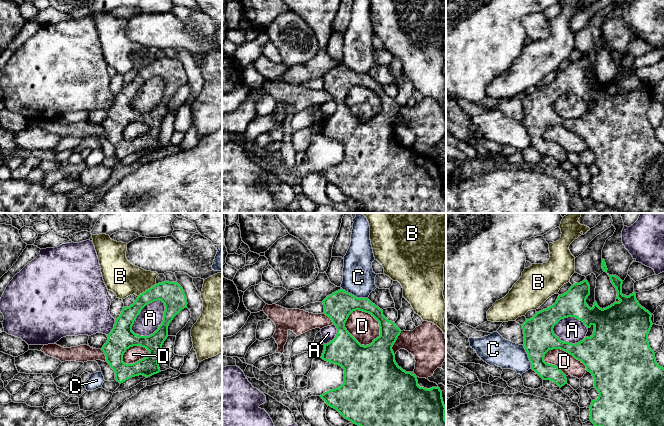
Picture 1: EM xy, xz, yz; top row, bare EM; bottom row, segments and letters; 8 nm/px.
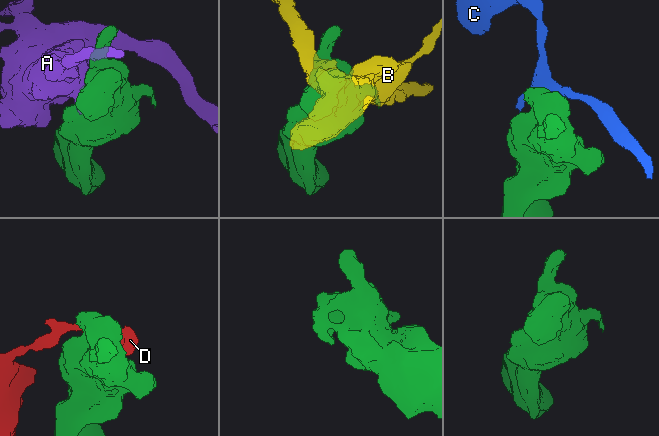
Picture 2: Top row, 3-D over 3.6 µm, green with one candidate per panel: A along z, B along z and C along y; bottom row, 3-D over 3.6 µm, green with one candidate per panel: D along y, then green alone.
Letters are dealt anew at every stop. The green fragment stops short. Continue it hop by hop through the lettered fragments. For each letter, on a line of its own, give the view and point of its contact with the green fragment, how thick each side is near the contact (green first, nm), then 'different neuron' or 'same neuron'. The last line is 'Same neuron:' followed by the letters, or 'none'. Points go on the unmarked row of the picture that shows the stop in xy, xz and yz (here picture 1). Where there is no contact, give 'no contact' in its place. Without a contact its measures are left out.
A: meets green in xy at (140, 87); 190 nm thick on the green side, 190 nm on the other; different neuron
B: meets green in xy at (146, 66); 190 nm thick on the green side, 280 nm on the other; different neuron
C: meets green in xz at (354, 72); 220 nm thick on the green side, 260 nm on the other; different neuron
D: meets green in xz at (345, 104); 260 nm thick on the green side, 220 nm on the other; different neuron
Same neuron: none

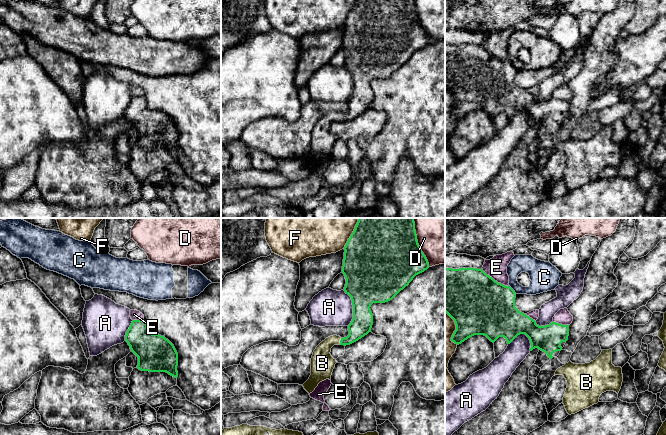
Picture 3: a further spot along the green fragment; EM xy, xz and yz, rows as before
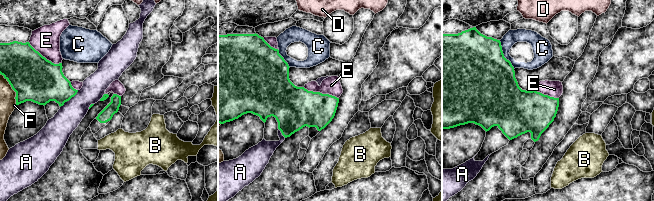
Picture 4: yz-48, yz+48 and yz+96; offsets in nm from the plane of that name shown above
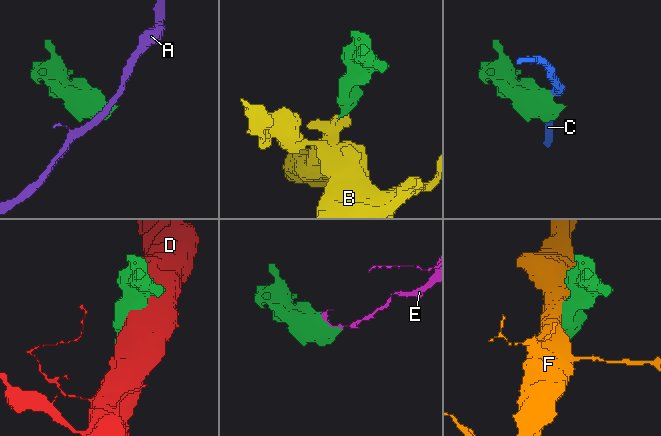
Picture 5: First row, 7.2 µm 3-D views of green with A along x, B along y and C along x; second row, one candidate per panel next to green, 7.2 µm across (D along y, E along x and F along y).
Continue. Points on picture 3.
A: meets green in xz at (353, 84); 360 nm thick on the green side, 300 nm on the other; different neuron
B: meets green in xz at (340, 117); 170 nm thick on the green side, 190 nm on the other; same neuron
C: meets green in yz at (512, 65); 440 nm thick on the green side, 180 nm on the other; different neuron
D: meets green in xz at (418, 21); 500 nm thick on the green side, 320 nm on the other; different neuron
E: meets green in yz at (494, 56); 480 nm thick on the green side, 160 nm on the other; different neuron
F: meets green in xz at (350, 12); 500 nm thick on the green side, 260 nm on the other; different neuron
Same neuron: B

